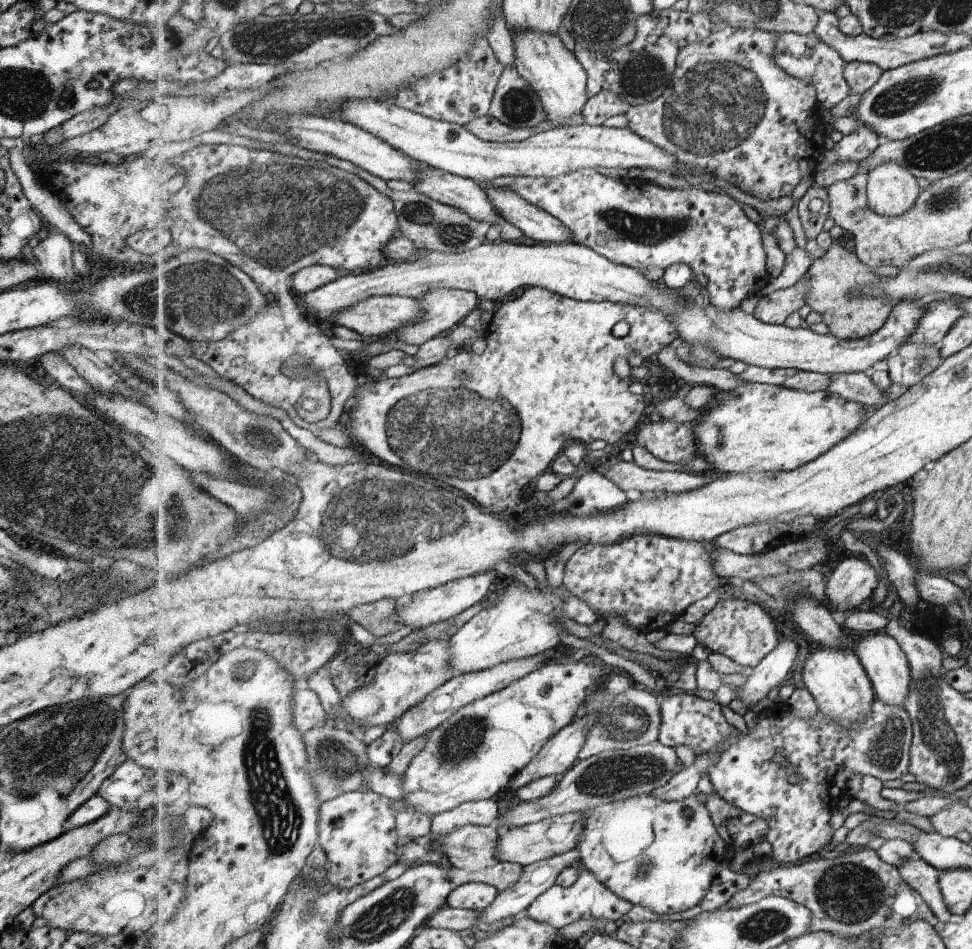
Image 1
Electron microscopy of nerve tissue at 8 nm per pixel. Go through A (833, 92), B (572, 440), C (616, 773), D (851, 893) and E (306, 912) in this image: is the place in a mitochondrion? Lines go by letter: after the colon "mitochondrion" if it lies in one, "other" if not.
A: other
B: other
C: mitochondrion
D: mitochondrion
E: mitochondrion

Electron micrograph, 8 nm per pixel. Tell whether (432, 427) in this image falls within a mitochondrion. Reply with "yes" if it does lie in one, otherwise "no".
yes

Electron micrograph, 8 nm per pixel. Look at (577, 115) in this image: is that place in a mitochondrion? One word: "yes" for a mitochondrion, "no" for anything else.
no

